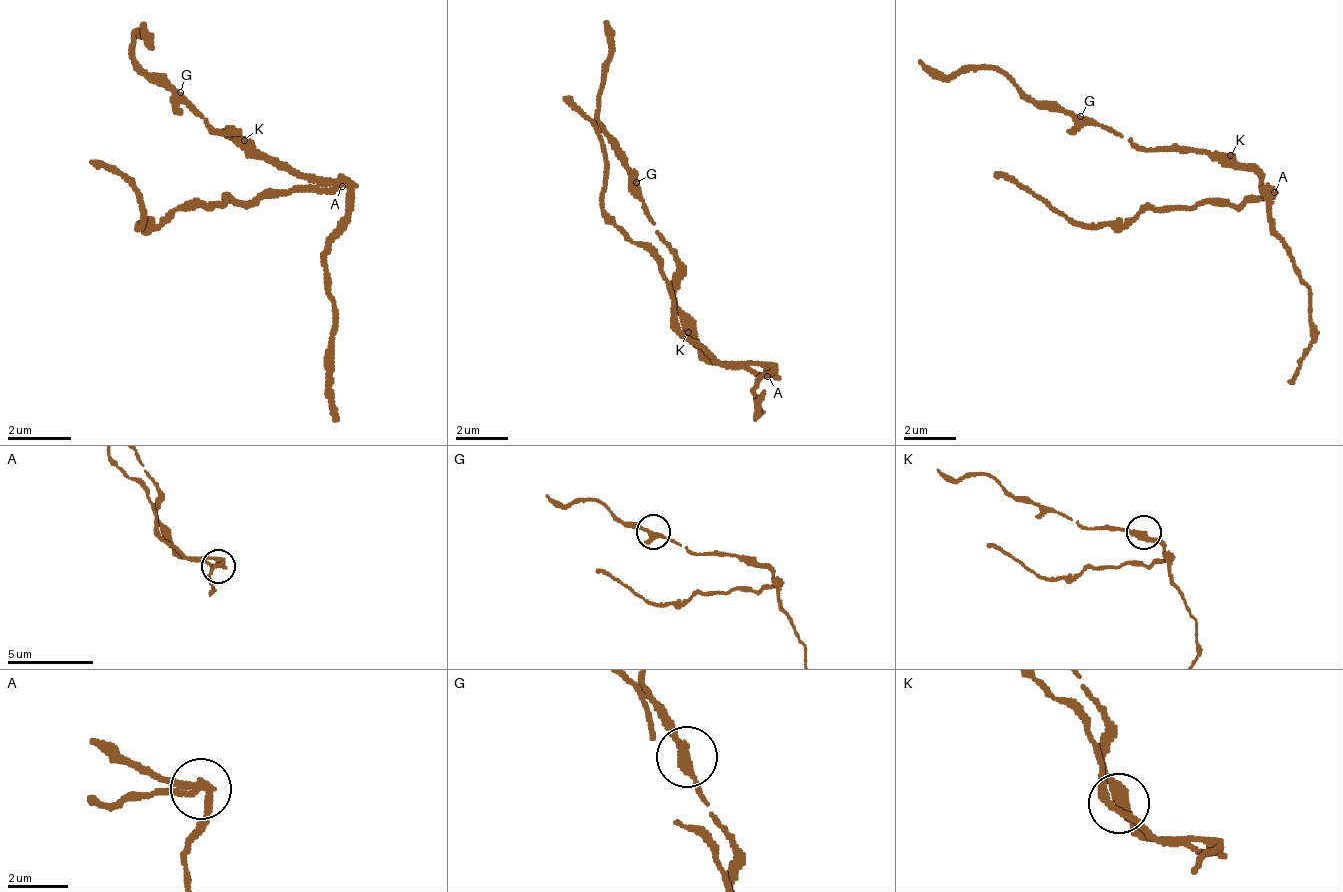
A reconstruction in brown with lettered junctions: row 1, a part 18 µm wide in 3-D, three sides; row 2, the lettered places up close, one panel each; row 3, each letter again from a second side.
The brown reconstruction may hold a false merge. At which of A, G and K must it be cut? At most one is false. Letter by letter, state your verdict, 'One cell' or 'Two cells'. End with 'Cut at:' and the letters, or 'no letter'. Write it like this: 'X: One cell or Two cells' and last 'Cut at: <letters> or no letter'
A: Two cells
G: One cell
K: One cell
Cut at: A

